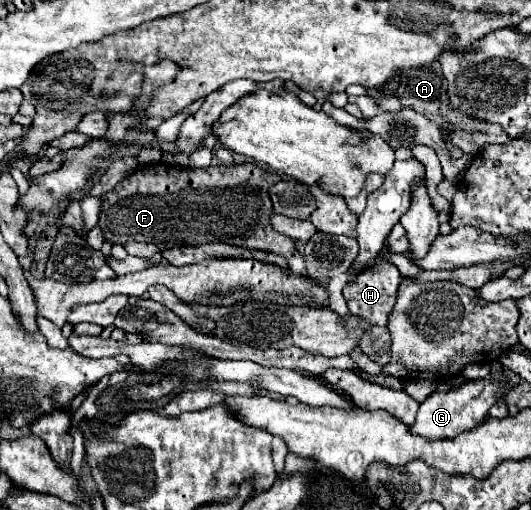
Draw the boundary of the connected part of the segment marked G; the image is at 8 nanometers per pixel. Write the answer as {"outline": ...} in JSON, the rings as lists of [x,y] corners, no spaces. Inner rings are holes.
{"outline":[[[491,376],[485,380],[477,380],[477,382],[467,382],[463,386],[459,386],[457,390],[449,390],[445,392],[435,392],[431,394],[425,402],[421,402],[419,412],[415,416],[415,424],[407,426],[409,432],[415,432],[417,436],[425,436],[427,440],[449,440],[455,438],[461,430],[465,428],[475,428],[475,424],[479,424],[479,420],[487,418],[487,410],[495,404],[497,396],[505,384],[505,376],[499,378],[499,382],[491,382]]]}

